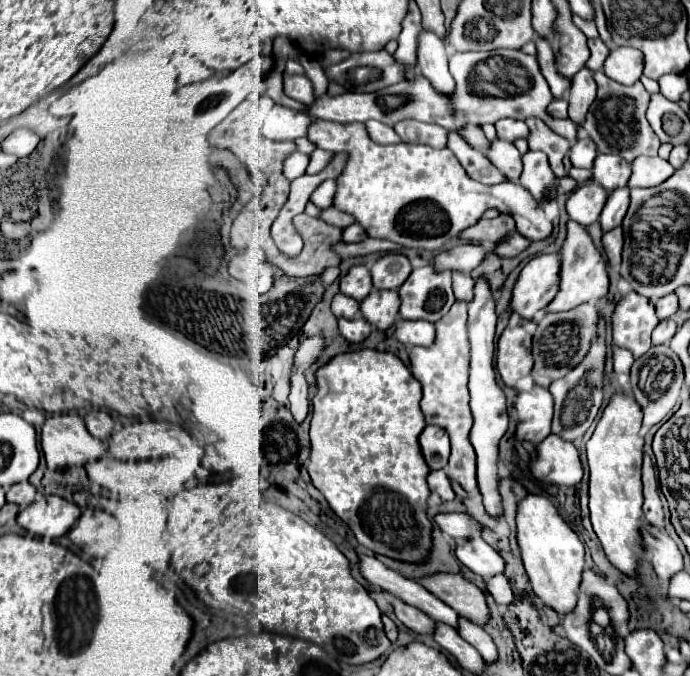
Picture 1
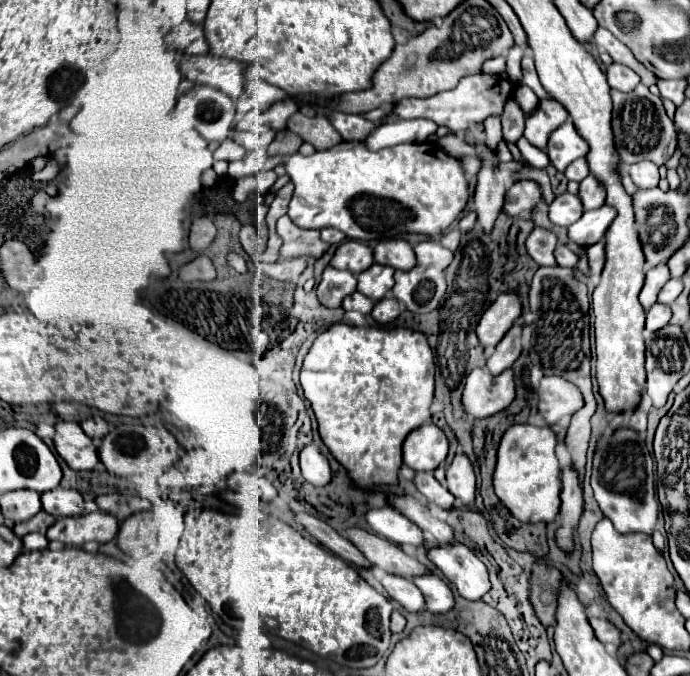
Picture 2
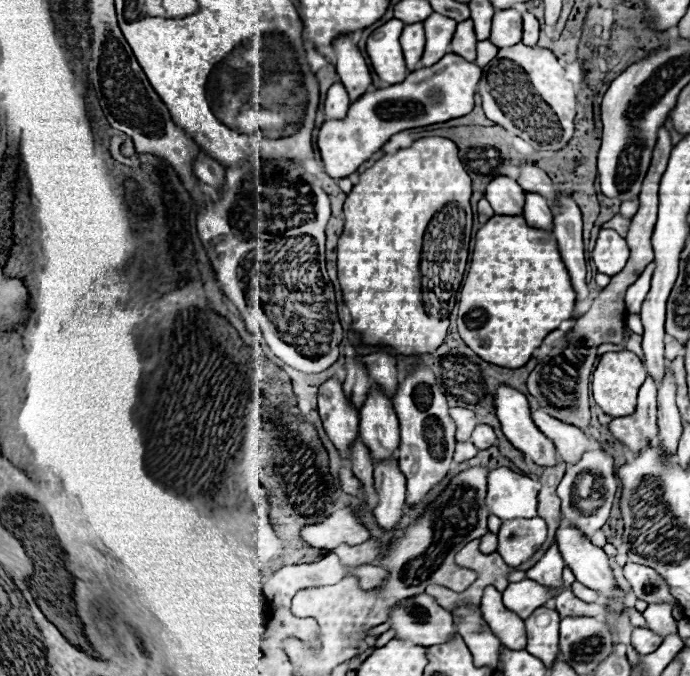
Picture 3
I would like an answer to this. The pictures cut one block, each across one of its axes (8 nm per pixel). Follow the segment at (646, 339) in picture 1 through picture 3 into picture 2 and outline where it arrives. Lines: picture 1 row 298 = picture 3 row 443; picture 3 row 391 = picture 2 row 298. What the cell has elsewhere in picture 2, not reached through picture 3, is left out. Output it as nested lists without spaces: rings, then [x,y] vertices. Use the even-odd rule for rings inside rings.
[[[658,264],[646,272],[646,282],[644,282],[644,288],[640,292],[640,304],[644,306],[644,310],[648,310],[656,302],[660,288],[668,280],[670,280],[670,270],[666,264]]]

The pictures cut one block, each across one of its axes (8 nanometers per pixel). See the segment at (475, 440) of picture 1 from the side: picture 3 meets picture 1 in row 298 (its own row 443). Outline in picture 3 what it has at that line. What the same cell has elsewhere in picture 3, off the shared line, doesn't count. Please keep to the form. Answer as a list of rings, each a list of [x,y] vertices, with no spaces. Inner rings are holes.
[[[478,424],[478,426],[474,428],[474,432],[472,432],[470,442],[472,442],[478,450],[486,450],[486,448],[490,448],[490,446],[496,444],[496,434],[494,434],[494,430],[492,430],[490,426]]]

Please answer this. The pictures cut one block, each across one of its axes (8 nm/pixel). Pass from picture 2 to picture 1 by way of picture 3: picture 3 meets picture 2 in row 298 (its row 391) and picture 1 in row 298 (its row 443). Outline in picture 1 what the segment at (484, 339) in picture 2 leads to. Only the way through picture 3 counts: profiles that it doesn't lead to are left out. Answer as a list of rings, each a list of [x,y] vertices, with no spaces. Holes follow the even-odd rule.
[[[544,254],[530,260],[520,272],[510,300],[510,310],[530,320],[558,292],[558,254]]]

